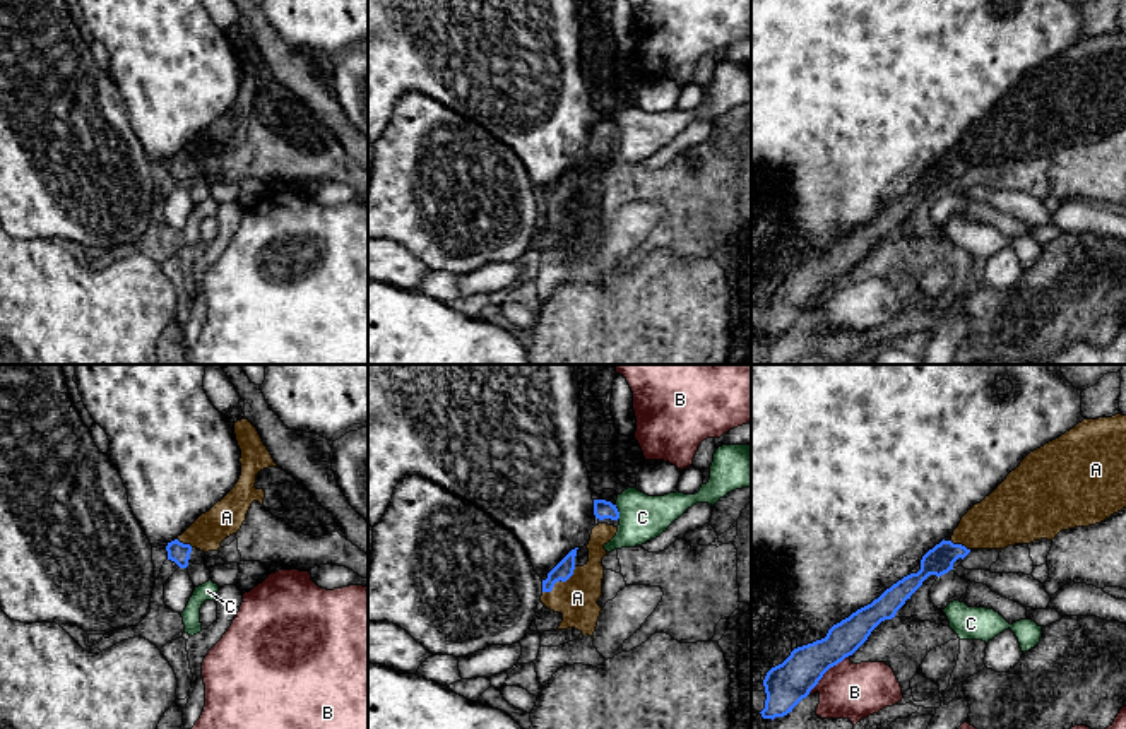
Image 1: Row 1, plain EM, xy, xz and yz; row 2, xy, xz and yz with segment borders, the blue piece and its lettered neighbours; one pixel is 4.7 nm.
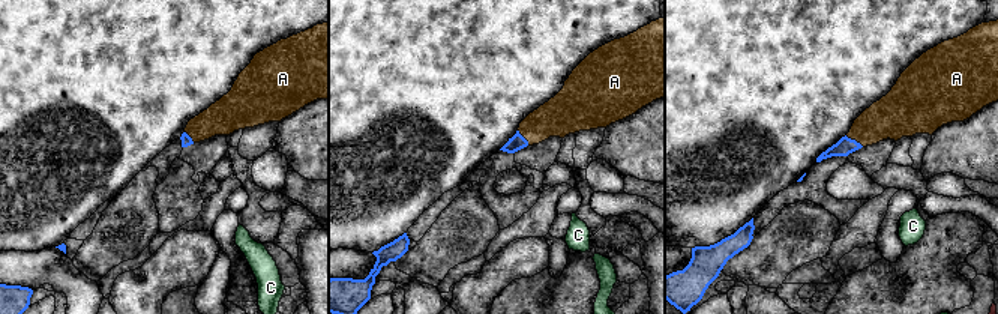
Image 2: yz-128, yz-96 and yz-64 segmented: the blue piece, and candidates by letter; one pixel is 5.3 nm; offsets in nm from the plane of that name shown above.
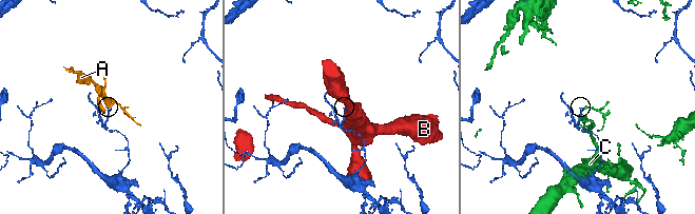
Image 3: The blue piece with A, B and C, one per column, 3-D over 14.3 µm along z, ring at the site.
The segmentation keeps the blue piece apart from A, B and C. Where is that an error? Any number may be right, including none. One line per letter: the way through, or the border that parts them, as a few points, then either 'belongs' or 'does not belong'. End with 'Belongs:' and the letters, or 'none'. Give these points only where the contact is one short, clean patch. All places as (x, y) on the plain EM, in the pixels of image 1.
A: runs through xz (563, 187), (560, 195), (577, 214); belongs
B: does not belong
C: does not belong
Belongs: A

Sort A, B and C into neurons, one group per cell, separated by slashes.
A / B / C

